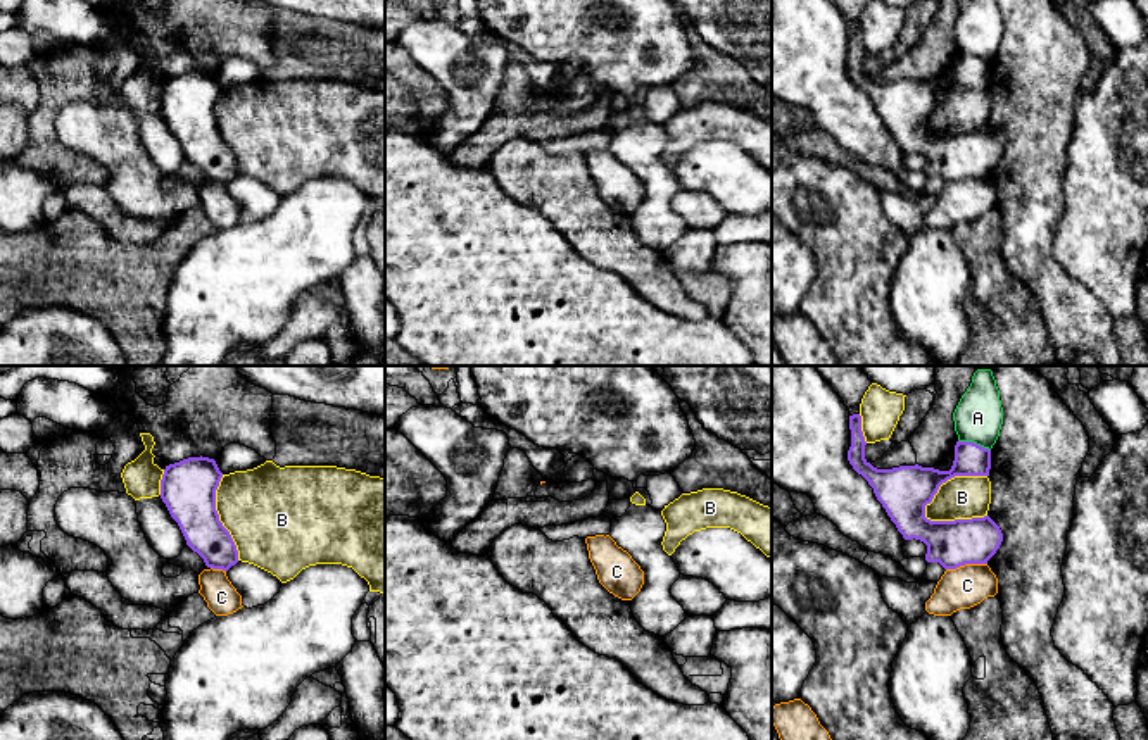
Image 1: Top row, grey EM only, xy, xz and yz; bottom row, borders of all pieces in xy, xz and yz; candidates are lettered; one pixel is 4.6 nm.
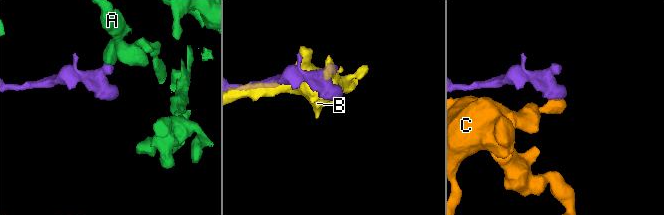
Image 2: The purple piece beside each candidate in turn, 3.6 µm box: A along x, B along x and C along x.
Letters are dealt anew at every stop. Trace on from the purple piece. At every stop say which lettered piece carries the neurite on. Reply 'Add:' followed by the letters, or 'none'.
Add: none

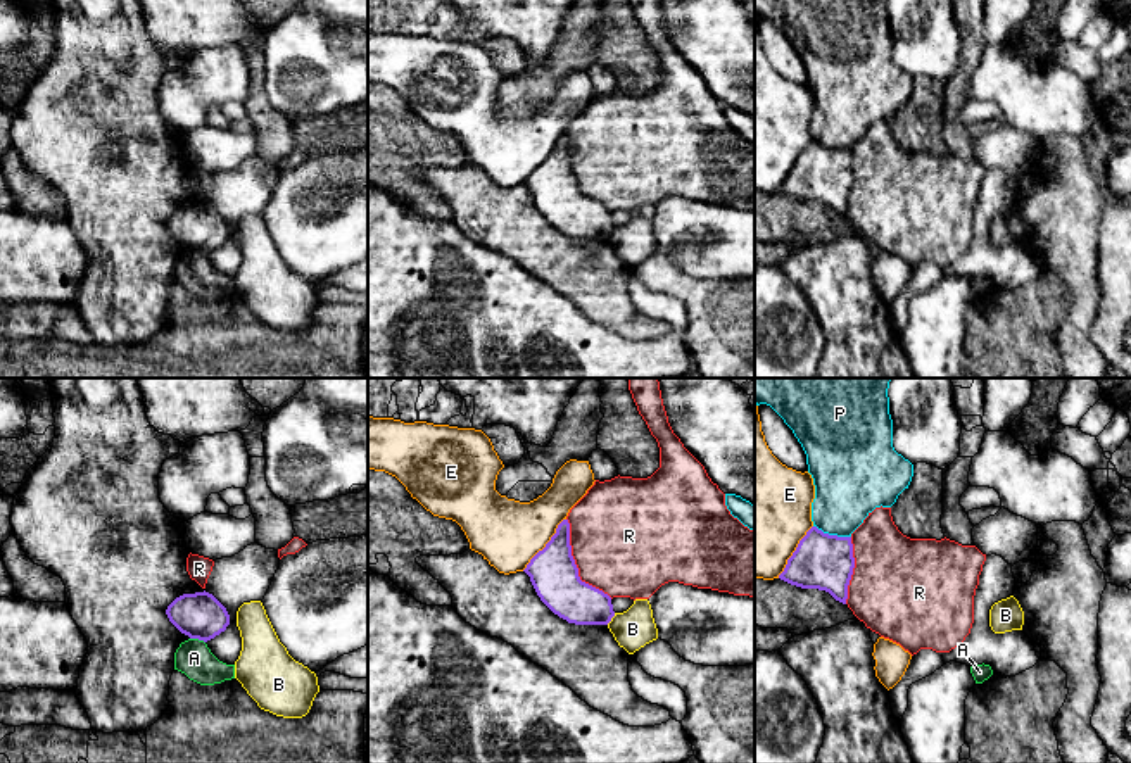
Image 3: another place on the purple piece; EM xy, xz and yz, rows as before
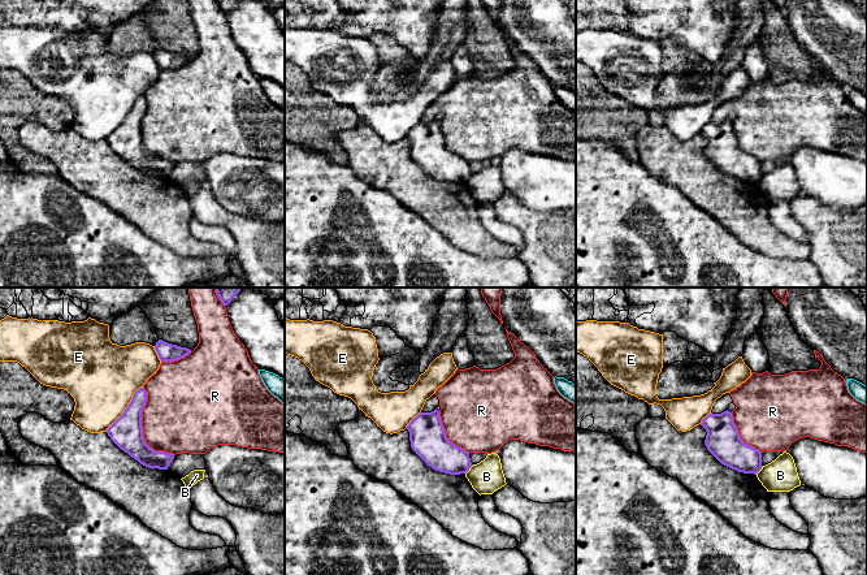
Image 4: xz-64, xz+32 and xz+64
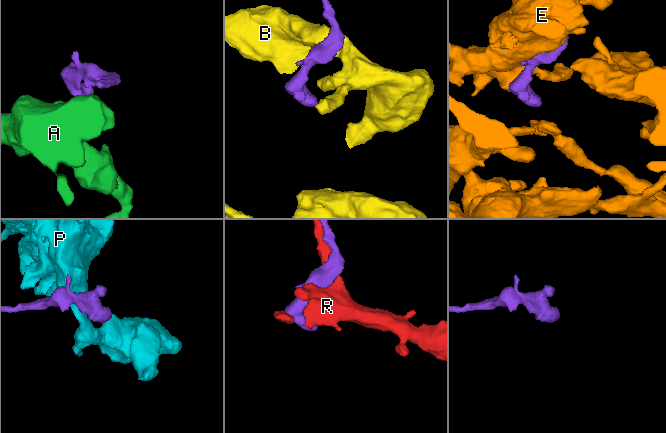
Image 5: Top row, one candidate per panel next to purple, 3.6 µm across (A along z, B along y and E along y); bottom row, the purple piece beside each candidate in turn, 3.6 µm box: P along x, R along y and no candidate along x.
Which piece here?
Add: none

